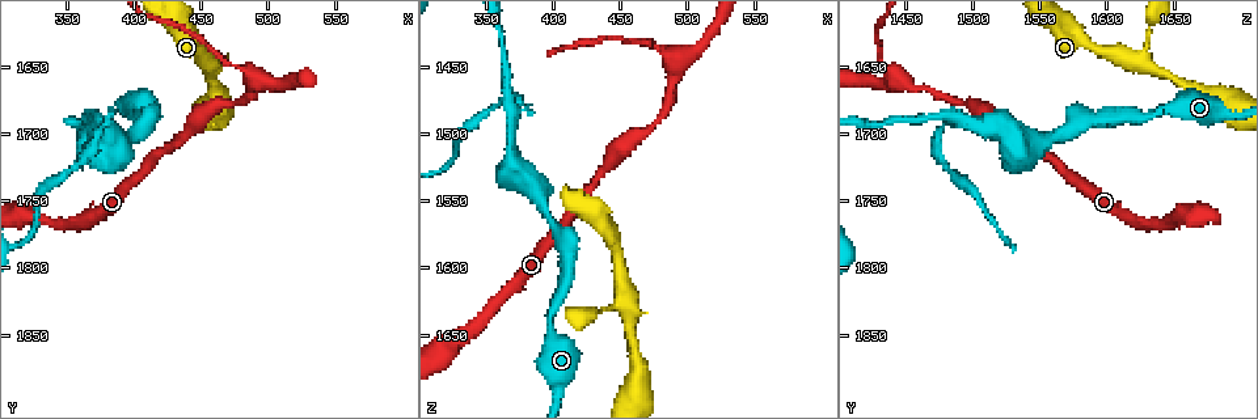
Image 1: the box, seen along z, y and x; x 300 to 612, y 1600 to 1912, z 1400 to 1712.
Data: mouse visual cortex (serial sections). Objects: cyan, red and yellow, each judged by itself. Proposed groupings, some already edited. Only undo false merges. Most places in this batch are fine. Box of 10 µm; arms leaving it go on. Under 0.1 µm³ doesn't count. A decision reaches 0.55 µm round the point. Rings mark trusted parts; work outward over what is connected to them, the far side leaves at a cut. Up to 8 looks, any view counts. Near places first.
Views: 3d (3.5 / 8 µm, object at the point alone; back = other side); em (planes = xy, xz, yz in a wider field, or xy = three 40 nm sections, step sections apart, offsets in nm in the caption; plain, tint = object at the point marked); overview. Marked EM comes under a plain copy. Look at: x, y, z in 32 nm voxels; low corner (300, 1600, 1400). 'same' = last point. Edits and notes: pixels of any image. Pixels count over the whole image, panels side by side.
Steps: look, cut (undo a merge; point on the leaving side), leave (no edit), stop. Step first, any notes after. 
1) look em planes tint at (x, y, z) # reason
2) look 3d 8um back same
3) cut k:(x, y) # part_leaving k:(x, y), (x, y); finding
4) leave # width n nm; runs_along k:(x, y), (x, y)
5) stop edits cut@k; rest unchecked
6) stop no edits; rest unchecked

look 3d 3.5um at (388, 1704, 1550) # narrows sharply

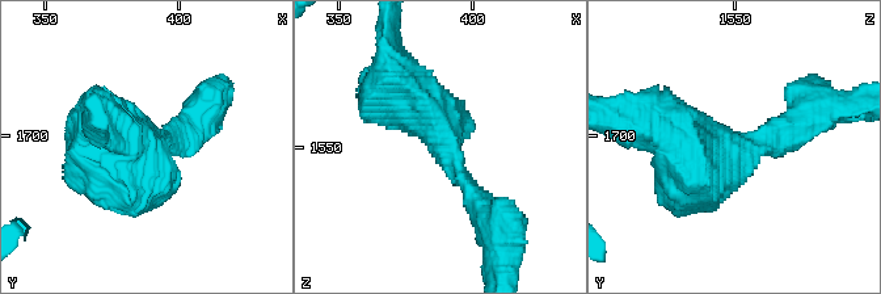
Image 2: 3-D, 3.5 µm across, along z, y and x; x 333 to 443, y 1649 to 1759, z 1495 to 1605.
look em xy step 2 tint at (389, 1705, 1548) # now the EM

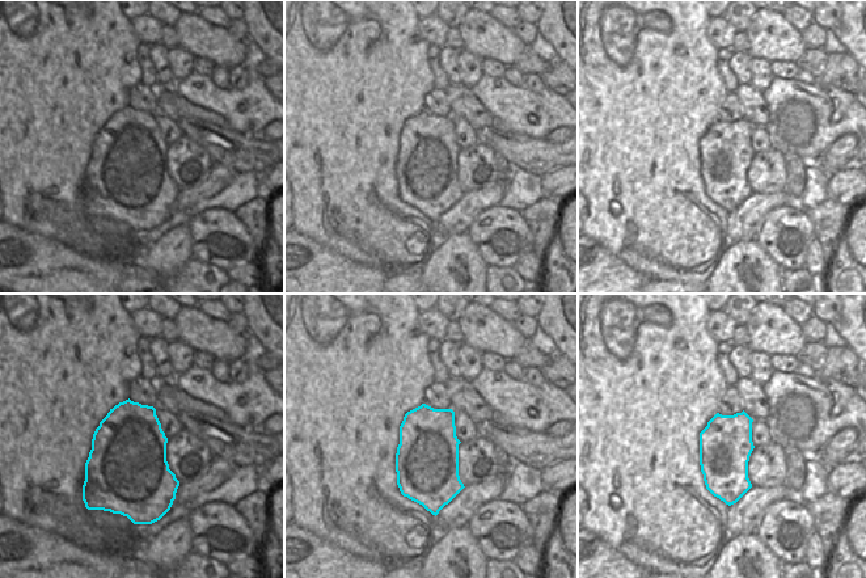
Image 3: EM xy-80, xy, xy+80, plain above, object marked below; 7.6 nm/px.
leave # runs_along 2:(476, 196), (391, 61); all the same cell

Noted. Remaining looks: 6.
look 3d 3.5um at (370, 1688, 1490) # three-way junction

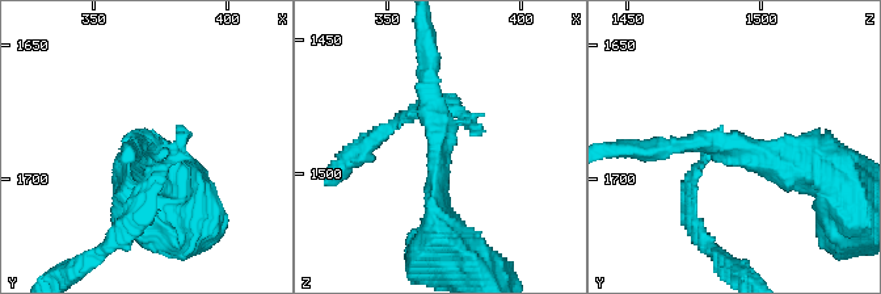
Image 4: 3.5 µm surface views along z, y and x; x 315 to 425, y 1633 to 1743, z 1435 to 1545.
look em xy step 2 tint at (370, 1688, 1488) # arms 3; arm_widths 150, 250, 300 nm; shape alone is not enough

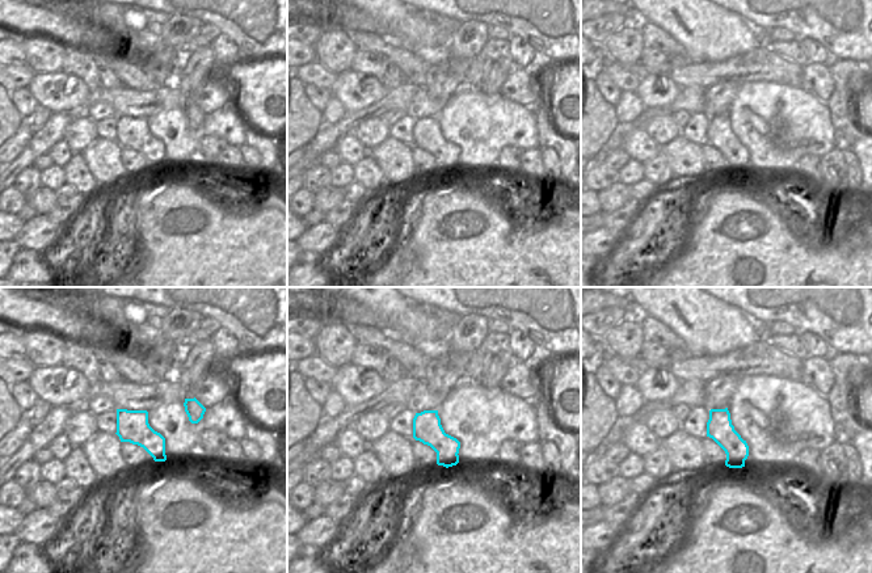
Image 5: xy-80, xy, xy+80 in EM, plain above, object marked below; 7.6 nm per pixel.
cut 4:(686, 187) # two cells meet here

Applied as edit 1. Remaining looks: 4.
look overview

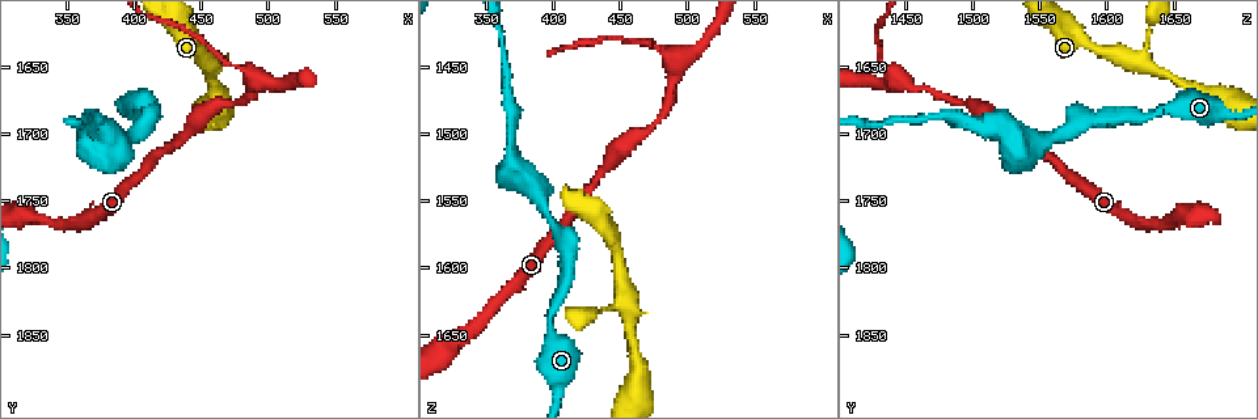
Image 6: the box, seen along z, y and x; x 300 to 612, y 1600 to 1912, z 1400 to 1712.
look 3d 8um at (470, 1648, 1434) # sudden change in width

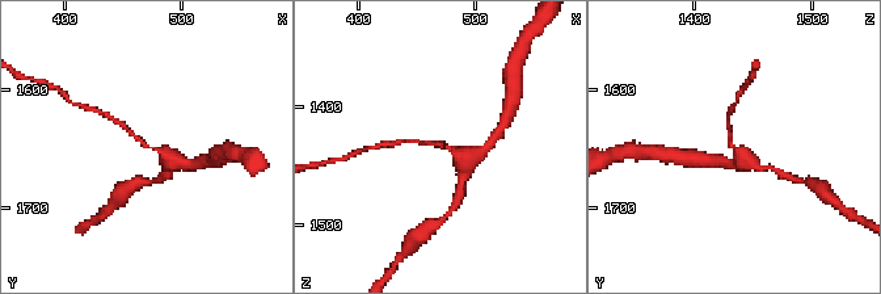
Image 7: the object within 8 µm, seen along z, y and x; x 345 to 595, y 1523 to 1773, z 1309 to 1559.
look 3d 3.5um same

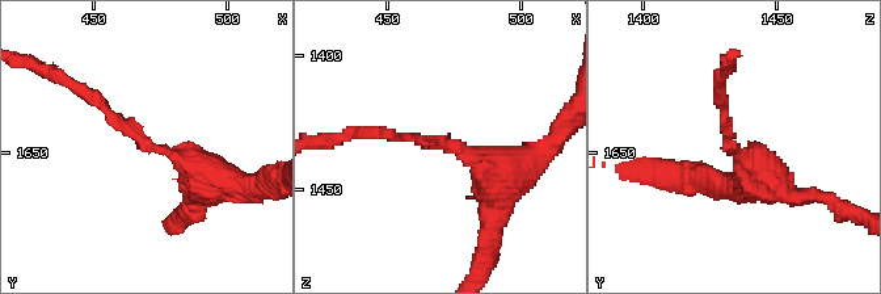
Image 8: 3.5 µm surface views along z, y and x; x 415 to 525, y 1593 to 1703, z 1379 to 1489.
leave # arm_widths 150, 450 nm; continuous, no second cell

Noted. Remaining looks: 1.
stop edits cut@4; rest unchecked

